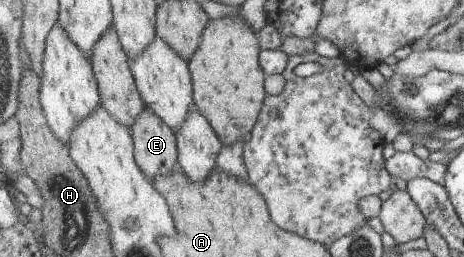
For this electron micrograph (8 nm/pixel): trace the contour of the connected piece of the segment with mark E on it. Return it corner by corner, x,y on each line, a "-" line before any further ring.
146,107
144,111
142,111
142,115
136,119
136,123
134,123
131,128
131,133
135,143
136,163
140,165
144,171
144,175
147,175
151,181
158,175
168,175
179,168
179,151
176,132
168,123
164,123
152,109

